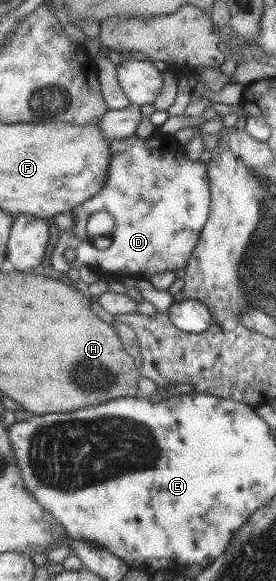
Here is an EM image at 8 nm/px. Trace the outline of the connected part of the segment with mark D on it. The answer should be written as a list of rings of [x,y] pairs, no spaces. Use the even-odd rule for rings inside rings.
[[[158,129],[146,139],[132,135],[111,140],[109,143],[110,154],[108,154],[108,168],[106,168],[106,182],[94,196],[68,211],[72,217],[72,230],[70,233],[62,232],[51,252],[48,264],[52,266],[53,274],[68,272],[69,268],[79,270],[80,266],[86,265],[99,277],[129,275],[148,278],[159,272],[184,268],[192,249],[198,243],[200,231],[209,213],[211,193],[205,163],[199,160],[196,162],[188,160],[183,150],[184,146],[178,143],[173,135],[162,133]],[[98,211],[108,212],[115,222],[114,230],[110,235],[111,243],[107,248],[102,249],[93,246],[92,240],[86,236],[86,229],[84,229],[88,216]],[[65,248],[74,249],[76,255],[72,261],[64,259]]]

